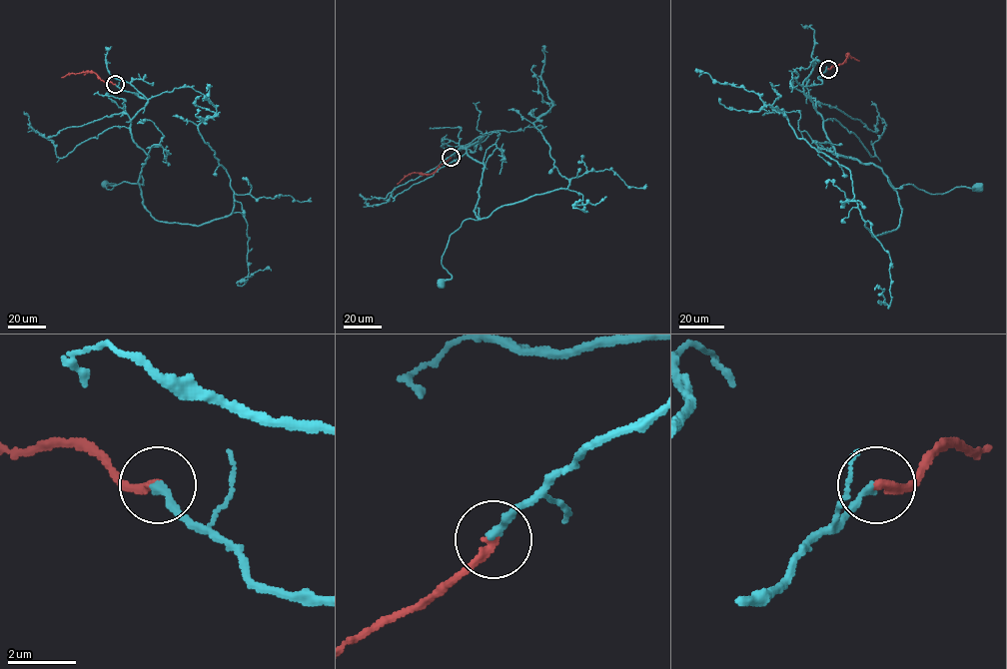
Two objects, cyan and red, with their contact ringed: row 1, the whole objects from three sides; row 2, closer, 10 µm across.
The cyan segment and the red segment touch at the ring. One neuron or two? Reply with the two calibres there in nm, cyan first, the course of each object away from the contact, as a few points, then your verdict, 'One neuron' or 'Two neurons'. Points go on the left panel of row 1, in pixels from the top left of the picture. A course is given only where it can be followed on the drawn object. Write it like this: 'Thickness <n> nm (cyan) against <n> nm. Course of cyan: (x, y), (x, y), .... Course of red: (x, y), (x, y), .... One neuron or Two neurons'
Thickness 240 nm (cyan) against 280 nm. Course of cyan: (115, 84), (148, 100), (131, 120), (130, 134), (148, 156), (143, 185), (105, 184). Course of red: (115, 84), (101, 80), (94, 72), (69, 74), (61, 77). One neuron

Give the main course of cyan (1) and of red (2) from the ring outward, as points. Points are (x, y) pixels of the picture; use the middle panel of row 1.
1: (451, 157), (484, 137), (466, 152), (484, 165), (479, 218), (450, 236), (442, 260), (452, 278), (441, 283)
2: (451, 157), (434, 172), (412, 172), (397, 184)

